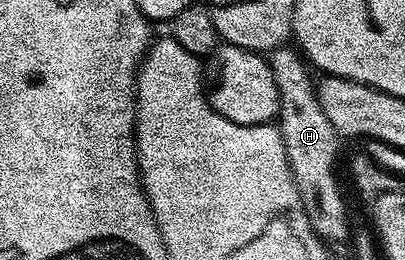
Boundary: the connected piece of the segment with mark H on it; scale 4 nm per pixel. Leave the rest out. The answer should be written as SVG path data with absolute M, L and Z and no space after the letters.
M284 46L272 50L269 63L273 70L273 82L277 82L279 91L277 127L283 136L287 161L311 229L324 242L343 240L346 236L348 239L347 204L343 201L343 192L339 189L334 168L341 137L335 131L333 122L325 118L325 110L321 110L316 81L311 81L311 76L307 73L308 61L294 47Z

